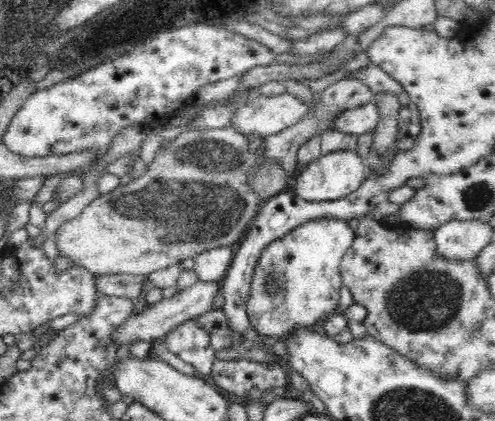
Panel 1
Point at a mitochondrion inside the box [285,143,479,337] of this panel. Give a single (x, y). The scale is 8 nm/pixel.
(427, 301)

